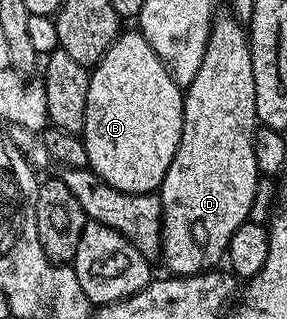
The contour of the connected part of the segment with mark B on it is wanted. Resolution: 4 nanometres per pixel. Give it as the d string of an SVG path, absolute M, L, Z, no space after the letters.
M133 32L133 34L121 33L120 37L112 43L111 48L100 57L100 61L91 67L88 79L90 80L90 88L86 88L86 120L84 121L84 133L82 135L86 156L88 157L88 166L98 176L102 176L102 180L106 180L106 184L114 184L114 188L118 188L122 192L150 194L159 191L162 180L166 176L166 168L170 168L170 160L174 160L174 152L178 152L178 140L182 136L182 116L184 115L182 88L172 79L170 72L162 64L162 60L158 60L154 48L150 48L150 44L145 40L144 35L139 32Z

